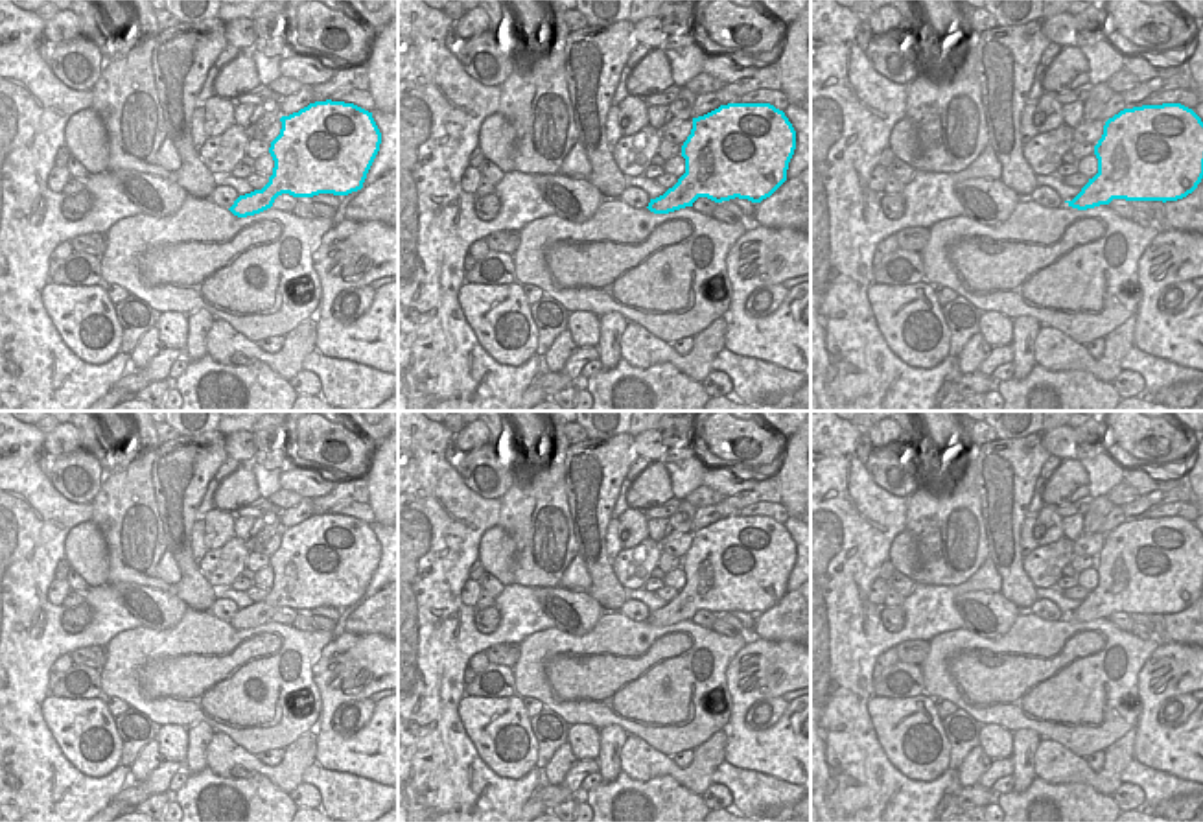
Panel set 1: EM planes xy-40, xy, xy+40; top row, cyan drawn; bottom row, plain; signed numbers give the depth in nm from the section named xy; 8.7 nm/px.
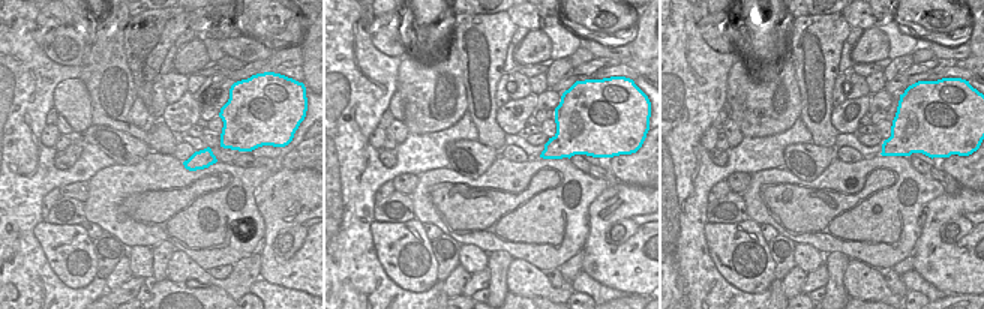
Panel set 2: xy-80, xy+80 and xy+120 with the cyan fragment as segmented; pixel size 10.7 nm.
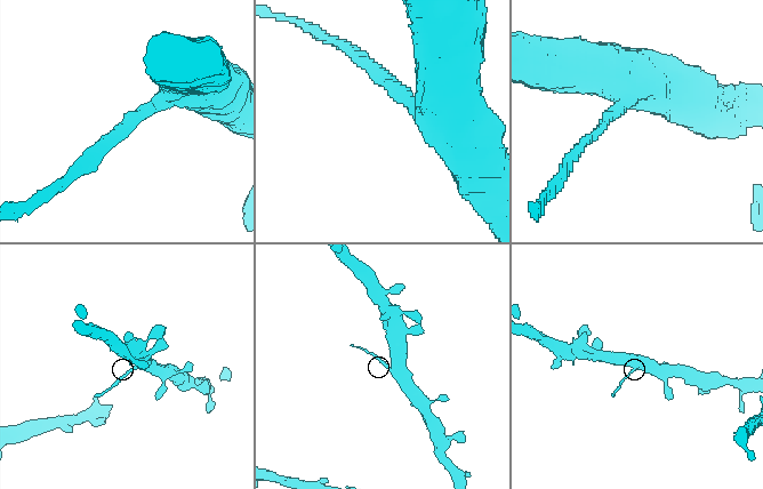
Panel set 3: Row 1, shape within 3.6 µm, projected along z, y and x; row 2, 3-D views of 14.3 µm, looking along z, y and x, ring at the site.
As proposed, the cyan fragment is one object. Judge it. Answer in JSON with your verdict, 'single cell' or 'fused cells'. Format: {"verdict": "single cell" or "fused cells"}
{"verdict": "fused cells"}

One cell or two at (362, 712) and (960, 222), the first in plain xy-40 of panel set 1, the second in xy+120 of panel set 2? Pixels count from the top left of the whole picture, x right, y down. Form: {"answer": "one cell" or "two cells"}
{"answer": "one cell"}

